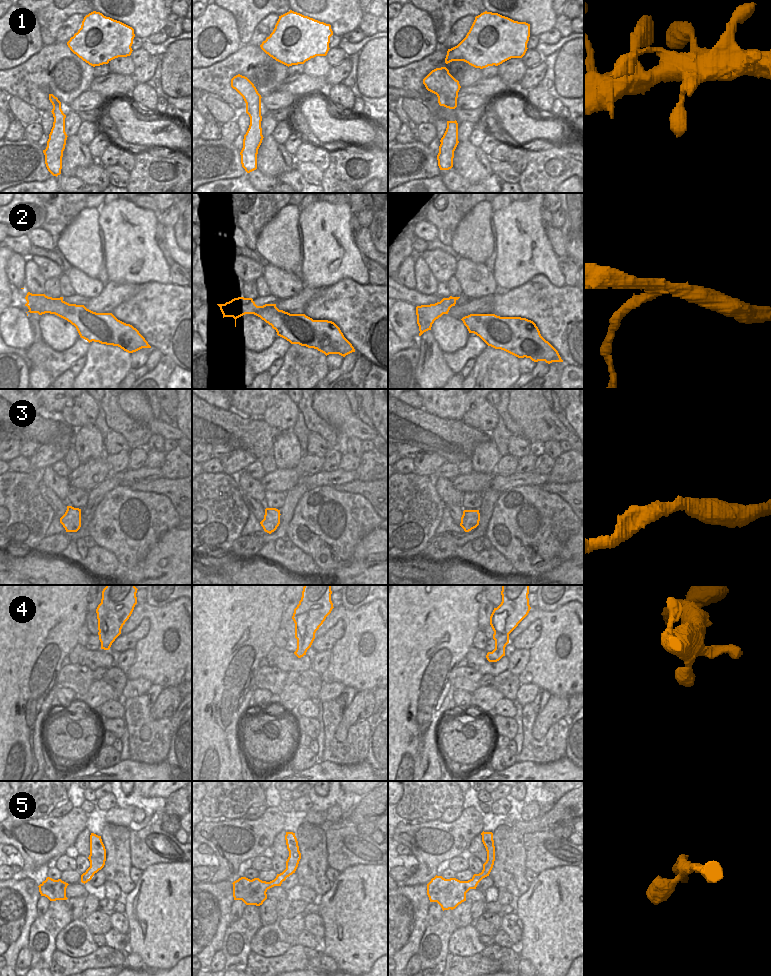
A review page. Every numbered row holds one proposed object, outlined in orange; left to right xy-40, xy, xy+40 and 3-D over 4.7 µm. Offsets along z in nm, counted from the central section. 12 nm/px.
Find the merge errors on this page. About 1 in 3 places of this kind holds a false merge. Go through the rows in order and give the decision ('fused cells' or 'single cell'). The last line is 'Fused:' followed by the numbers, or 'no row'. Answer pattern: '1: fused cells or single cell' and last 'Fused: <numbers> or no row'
1: single cell
2: fused cells
3: single cell
4: single cell
5: single cell
Fused: 2

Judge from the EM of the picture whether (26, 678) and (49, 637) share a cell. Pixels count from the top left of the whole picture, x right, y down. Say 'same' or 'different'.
same

